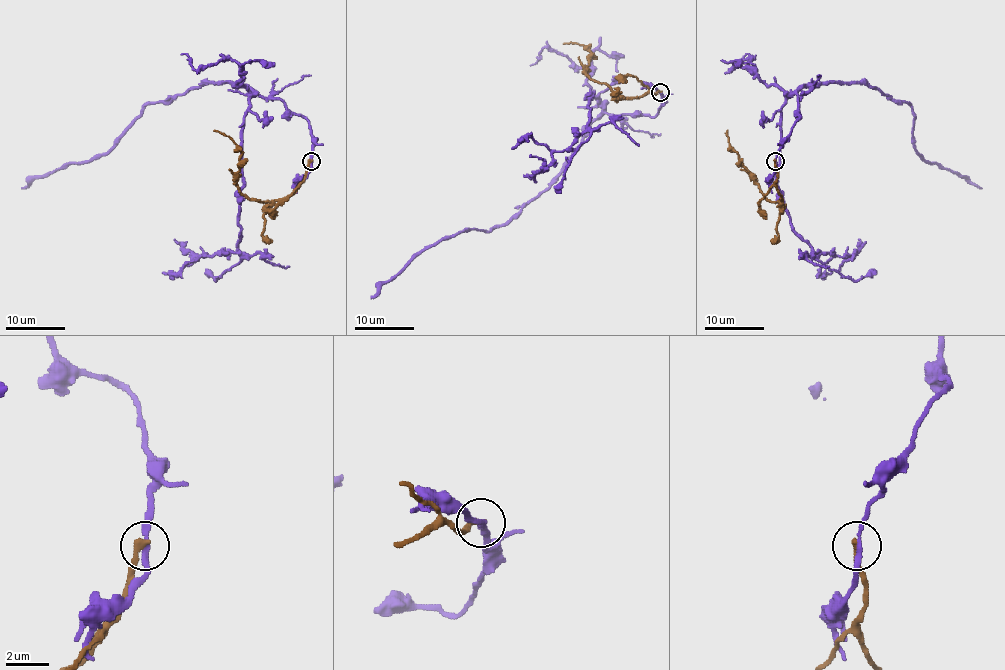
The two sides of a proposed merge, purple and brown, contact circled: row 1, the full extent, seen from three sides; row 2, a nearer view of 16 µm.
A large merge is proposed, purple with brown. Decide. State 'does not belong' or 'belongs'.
does not belong

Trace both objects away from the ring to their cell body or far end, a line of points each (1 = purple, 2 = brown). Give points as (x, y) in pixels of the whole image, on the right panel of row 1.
1: (775, 162), (800, 117), (797, 96), (803, 87), (867, 82), (911, 106), (912, 145), (927, 162), (981, 188)
2: (775, 162), (776, 190), (781, 200), (770, 202), (734, 150), (727, 130)

